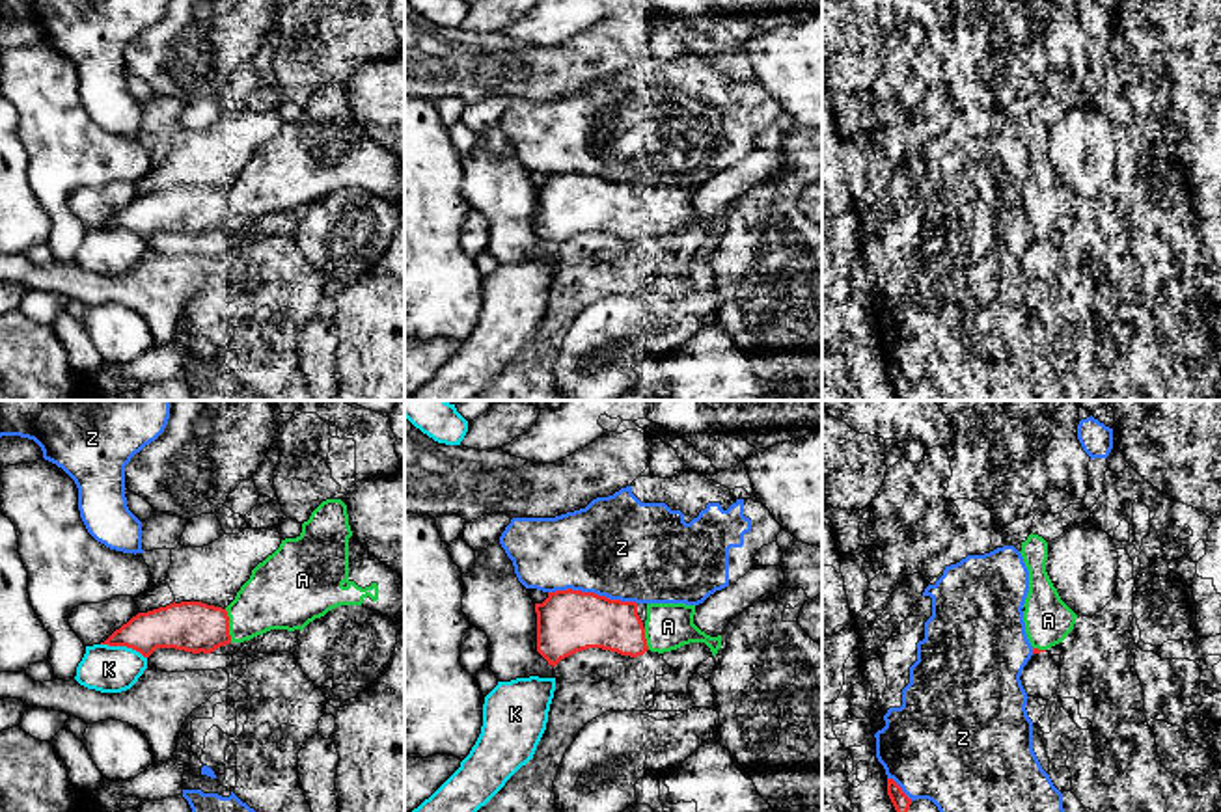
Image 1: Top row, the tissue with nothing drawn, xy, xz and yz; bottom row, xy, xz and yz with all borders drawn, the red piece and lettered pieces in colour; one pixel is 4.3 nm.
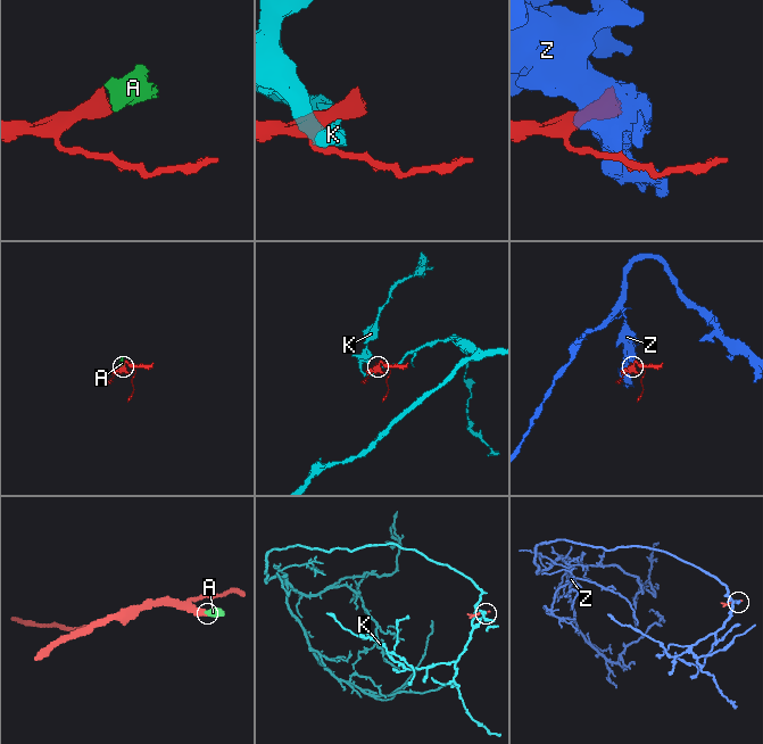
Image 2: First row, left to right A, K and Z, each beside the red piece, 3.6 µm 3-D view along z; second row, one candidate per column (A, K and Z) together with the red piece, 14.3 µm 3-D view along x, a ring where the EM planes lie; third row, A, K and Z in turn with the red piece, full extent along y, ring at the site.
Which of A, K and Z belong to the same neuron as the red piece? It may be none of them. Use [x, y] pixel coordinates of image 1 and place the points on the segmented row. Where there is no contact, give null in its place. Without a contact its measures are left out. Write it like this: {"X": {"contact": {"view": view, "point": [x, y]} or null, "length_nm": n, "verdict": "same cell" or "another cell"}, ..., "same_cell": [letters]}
{"A": {"contact": {"view": "xy", "point": [228, 626]}, "length_nm": 150, "verdict": "same cell"}, "K": {"contact": {"view": "xy", "point": [123, 645]}, "length_nm": 220, "verdict": "another cell"}, "Z": {"contact": {"view": "xz", "point": [593, 593]}, "length_nm": 380, "verdict": "another cell"}, "same_cell": ["A"]}

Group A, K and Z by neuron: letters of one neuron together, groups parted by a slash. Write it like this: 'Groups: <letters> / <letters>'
Groups: A / K / Z

